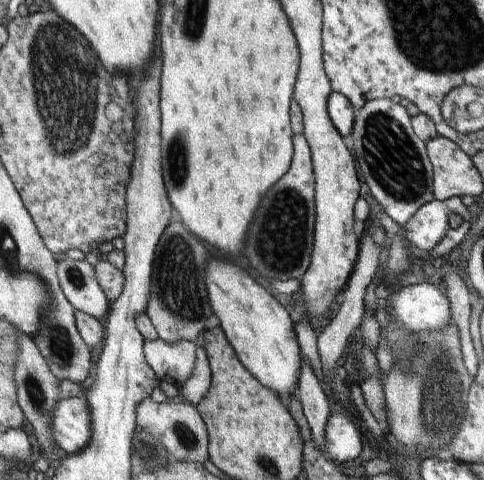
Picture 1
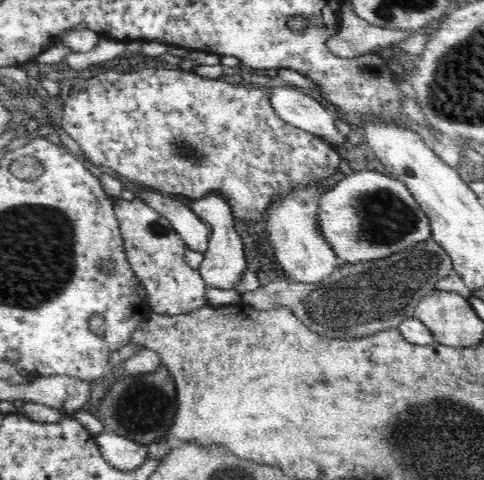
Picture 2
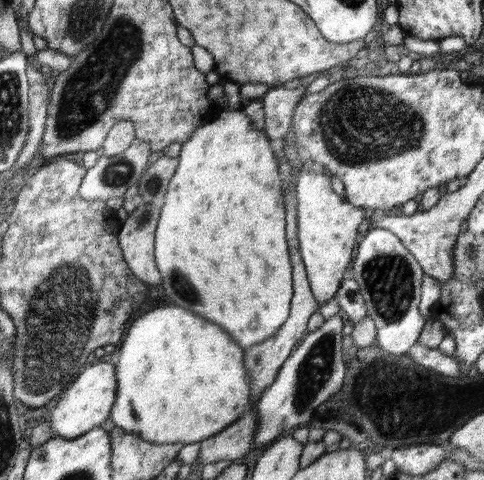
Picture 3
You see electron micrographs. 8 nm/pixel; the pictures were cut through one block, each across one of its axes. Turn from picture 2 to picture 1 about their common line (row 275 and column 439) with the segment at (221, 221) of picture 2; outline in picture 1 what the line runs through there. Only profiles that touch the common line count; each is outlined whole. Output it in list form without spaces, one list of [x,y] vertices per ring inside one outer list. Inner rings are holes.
[[[449,198],[445,202],[431,200],[423,204],[403,226],[403,236],[411,246],[415,244],[421,250],[431,252],[449,230],[449,216],[455,212],[455,208],[463,208],[457,198]]]

